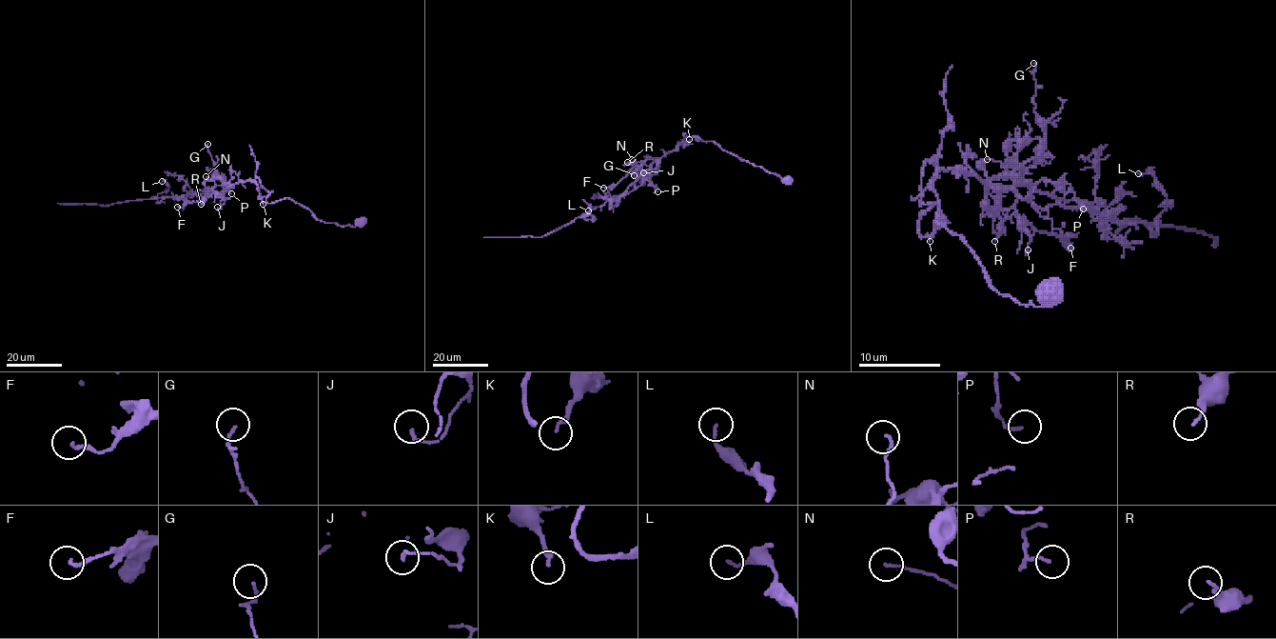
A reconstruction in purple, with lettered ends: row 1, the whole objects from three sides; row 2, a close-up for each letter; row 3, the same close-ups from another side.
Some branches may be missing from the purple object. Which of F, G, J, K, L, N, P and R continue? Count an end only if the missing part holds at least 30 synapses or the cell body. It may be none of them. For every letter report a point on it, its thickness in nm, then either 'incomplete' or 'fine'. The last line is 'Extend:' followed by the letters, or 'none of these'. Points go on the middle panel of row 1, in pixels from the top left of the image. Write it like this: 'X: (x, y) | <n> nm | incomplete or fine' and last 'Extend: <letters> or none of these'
F: (603, 188) | 160 nm | fine
G: (634, 175) | 130 nm | fine
J: (643, 172) | 150 nm | fine
K: (689, 139) | 180 nm | fine
L: (588, 210) | 120 nm | fine
N: (632, 159) | 120 nm | fine
P: (657, 191) | 120 nm | fine
R: (627, 162) | 120 nm | fine
Extend: none of these

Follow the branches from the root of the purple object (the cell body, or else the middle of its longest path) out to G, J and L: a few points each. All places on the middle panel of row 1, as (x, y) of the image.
G: (788, 180), (694, 136), (699, 139), (686, 136), (653, 163), (650, 175), (641, 178), (634, 175)
J: (788, 180), (723, 150), (712, 141), (694, 136), (699, 139), (686, 136), (659, 159), (650, 173), (643, 172)
L: (788, 180), (712, 141), (686, 136), (624, 193), (582, 216), (594, 220), (588, 210)

